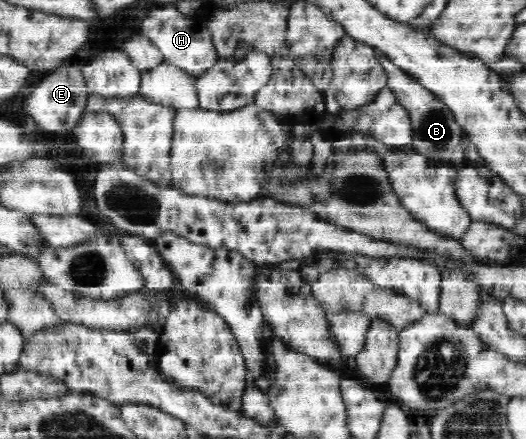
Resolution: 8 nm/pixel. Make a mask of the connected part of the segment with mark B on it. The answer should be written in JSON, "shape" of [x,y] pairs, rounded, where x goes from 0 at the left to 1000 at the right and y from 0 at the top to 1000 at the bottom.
{"shape":[[[721,118],[715,134],[732,155],[738,175],[736,200],[743,198],[743,207],[759,235],[774,251],[781,267],[781,285],[785,285],[785,335],[819,358],[819,362],[846,362],[869,376],[888,376],[888,367],[903,367],[903,358],[911,358],[903,330],[880,330],[880,308],[884,298],[876,294],[863,269],[863,257],[819,207],[800,191],[772,159],[766,159],[751,146],[732,121]]]}

